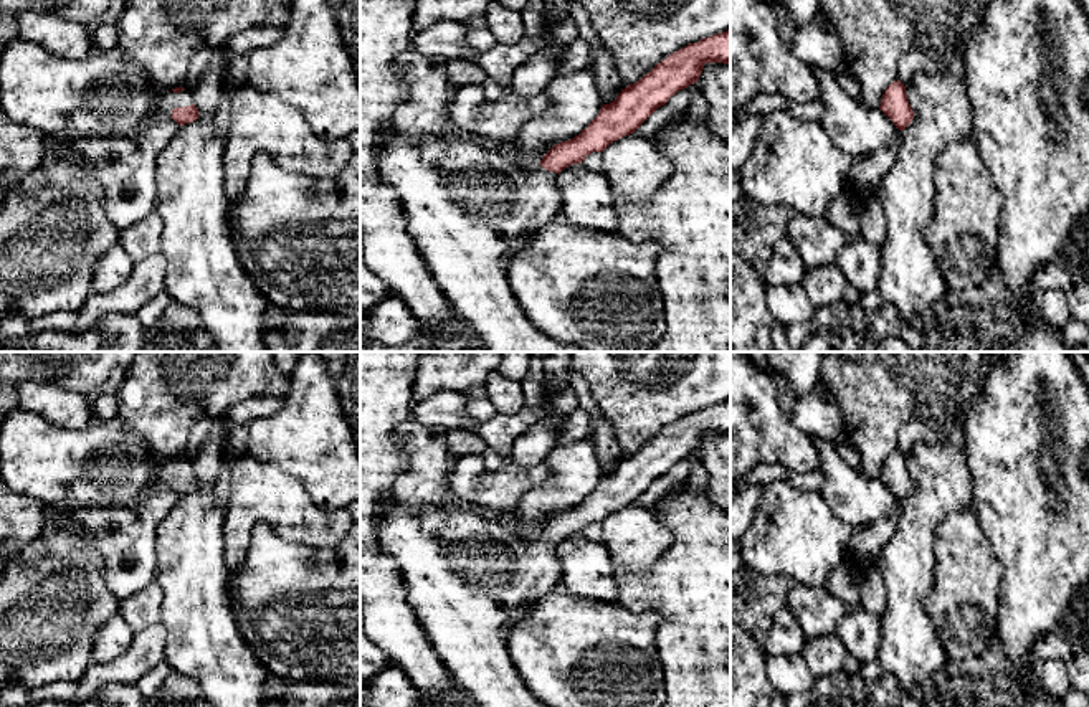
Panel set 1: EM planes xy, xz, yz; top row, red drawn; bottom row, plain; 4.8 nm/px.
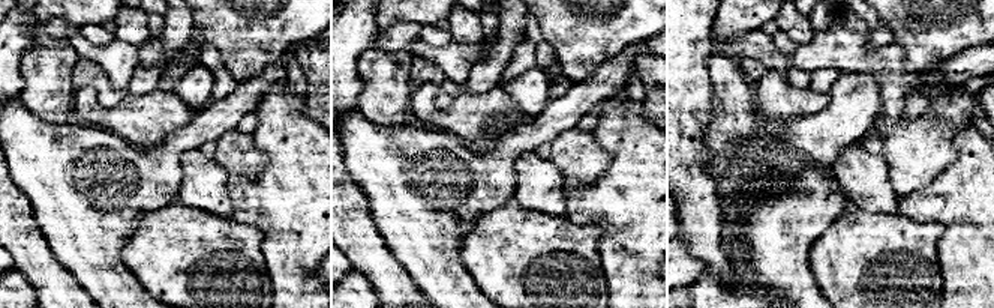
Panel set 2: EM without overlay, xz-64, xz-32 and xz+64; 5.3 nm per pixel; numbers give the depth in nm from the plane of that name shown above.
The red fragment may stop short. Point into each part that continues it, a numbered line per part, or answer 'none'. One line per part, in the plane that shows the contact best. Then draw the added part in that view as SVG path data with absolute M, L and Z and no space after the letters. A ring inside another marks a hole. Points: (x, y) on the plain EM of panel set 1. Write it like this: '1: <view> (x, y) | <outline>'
1: xy (103, 465) | M26 410L10 411L0 420L0 474L17 494L33 497L43 505L86 509L121 507L137 502L154 482L170 487L175 477L193 474L193 463L155 463L147 454L144 439L117 420L93 420L81 429L50 425Z

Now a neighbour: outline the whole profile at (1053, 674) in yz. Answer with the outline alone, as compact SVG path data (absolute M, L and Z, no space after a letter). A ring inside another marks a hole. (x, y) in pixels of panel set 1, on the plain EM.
M1063 659L1038 661L1034 674L1048 695L1063 697L1072 687L1072 669Z

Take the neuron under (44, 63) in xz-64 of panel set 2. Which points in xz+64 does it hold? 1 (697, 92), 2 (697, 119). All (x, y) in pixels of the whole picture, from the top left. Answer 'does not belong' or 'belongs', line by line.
1: does not belong
2: does not belong

